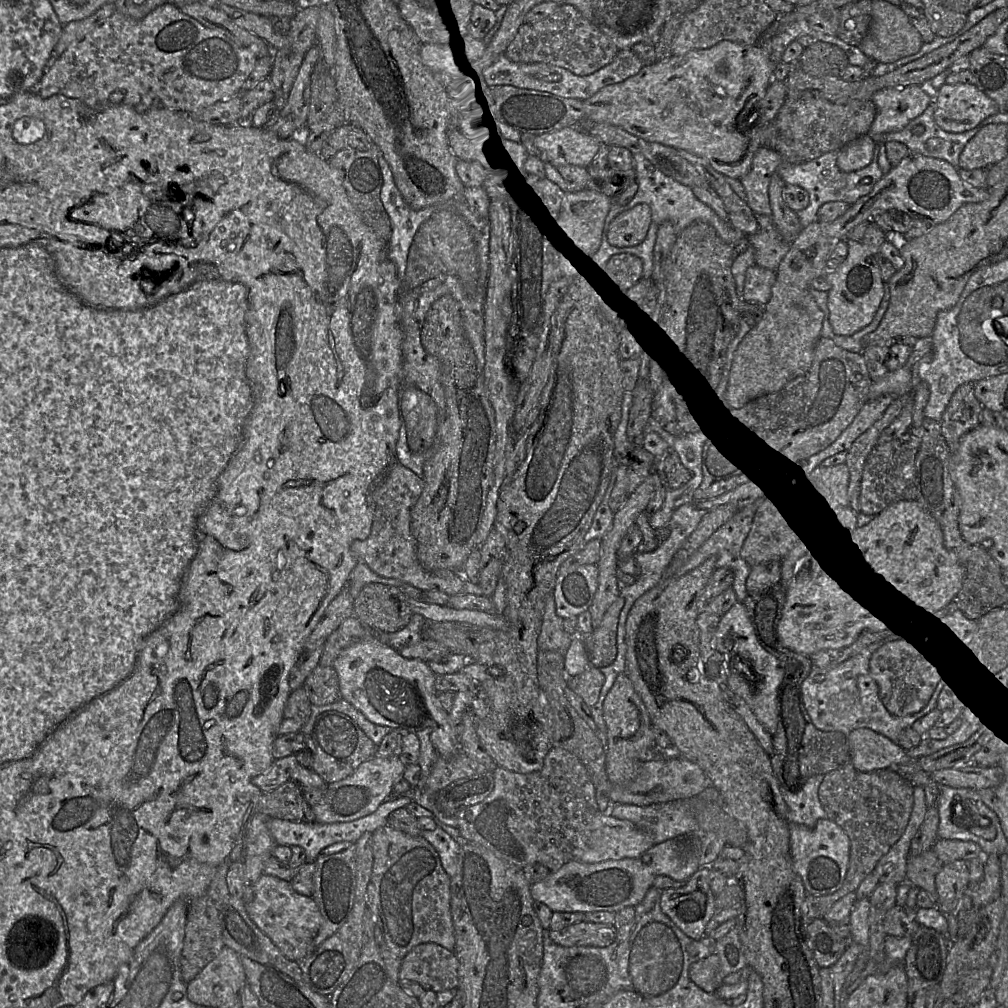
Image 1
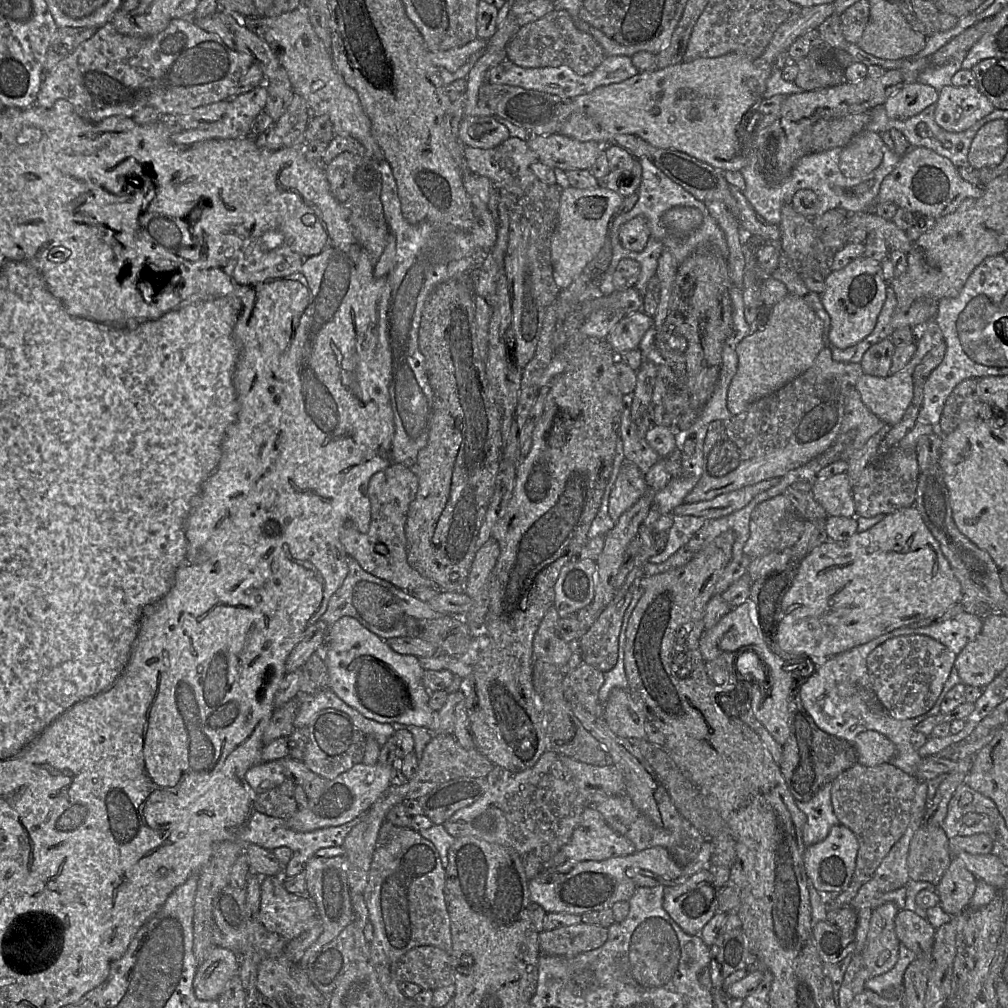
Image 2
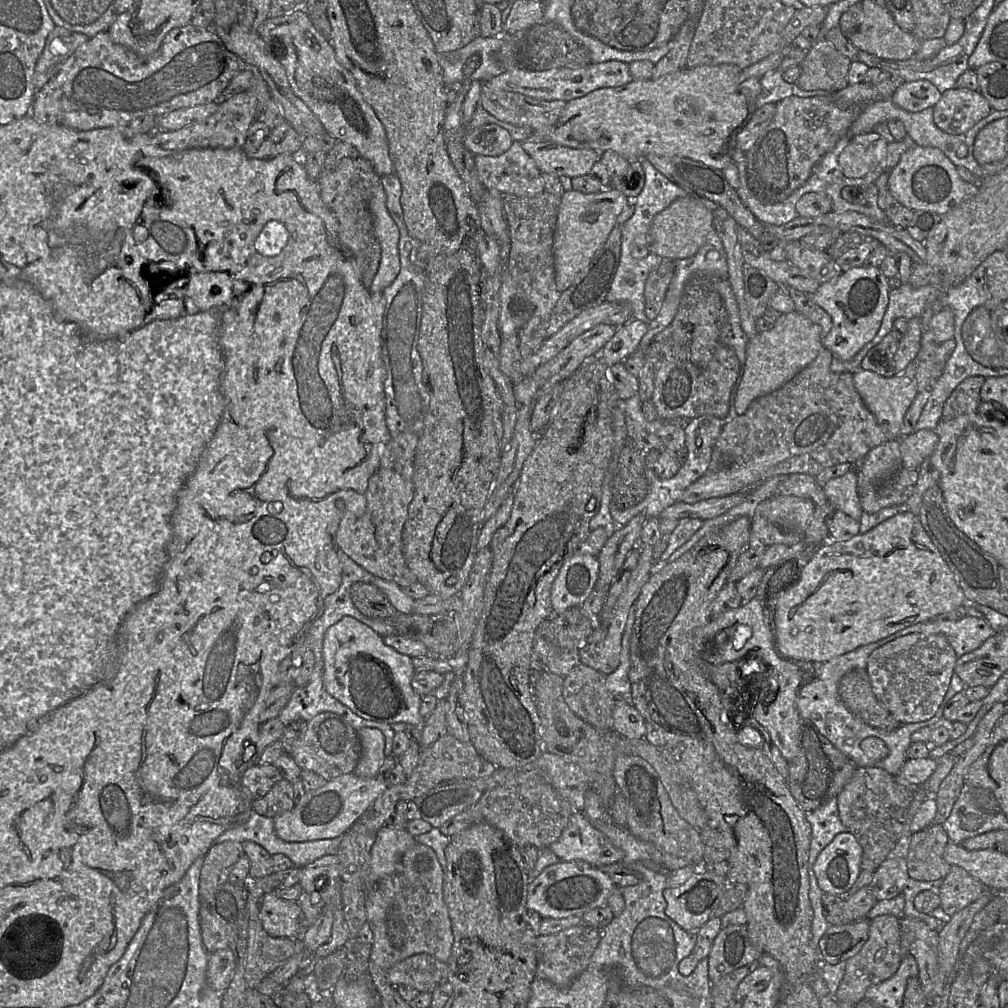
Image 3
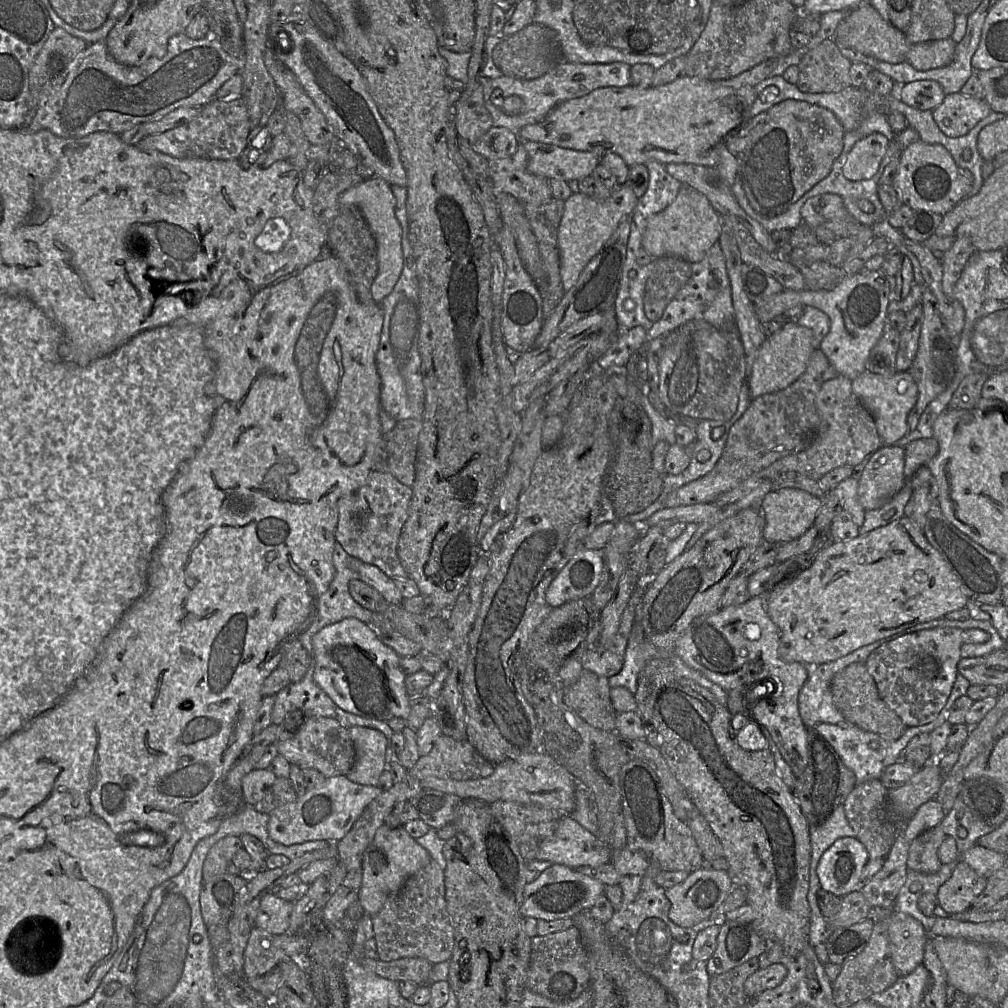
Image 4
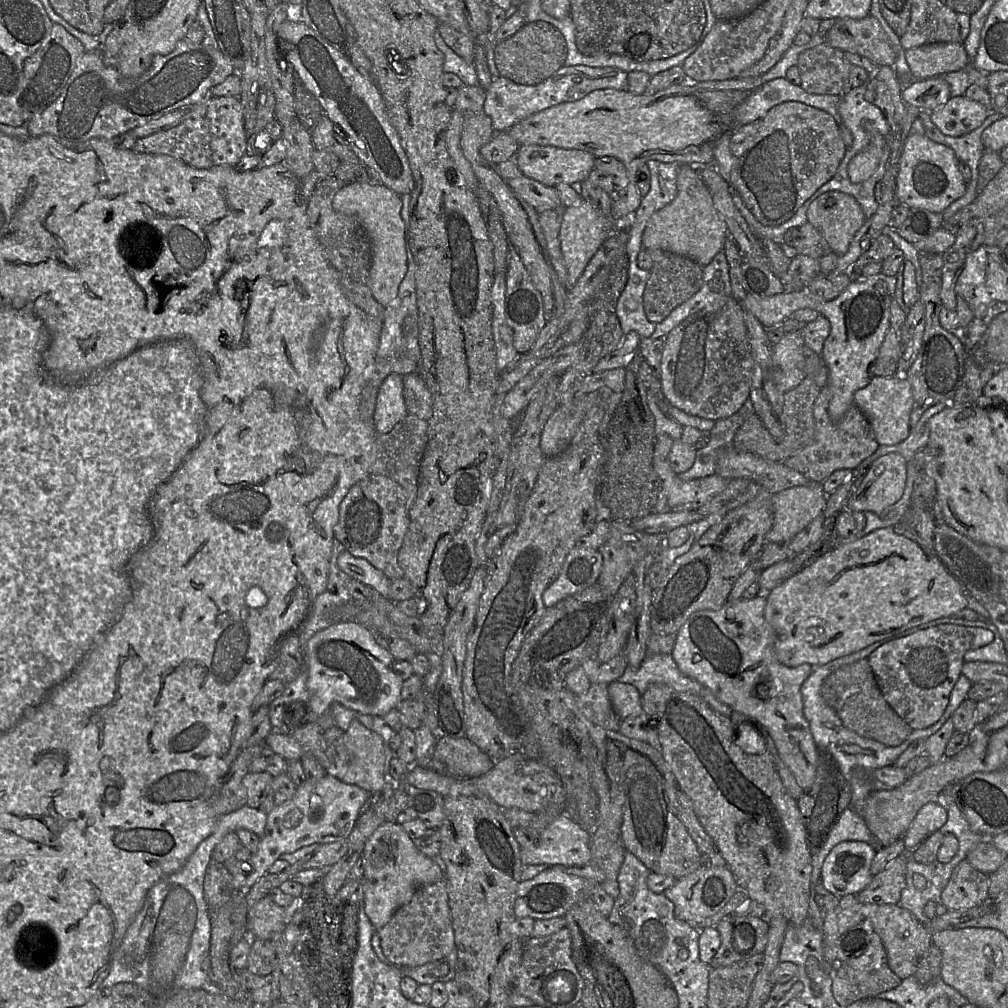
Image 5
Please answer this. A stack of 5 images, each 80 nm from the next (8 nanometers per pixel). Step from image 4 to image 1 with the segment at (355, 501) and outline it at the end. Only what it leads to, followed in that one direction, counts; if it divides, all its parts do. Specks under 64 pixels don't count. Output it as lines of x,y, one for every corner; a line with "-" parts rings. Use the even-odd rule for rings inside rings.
397,463
385,475
373,492
374,519
371,533
365,540
355,540
351,552
373,572
385,578
403,581
421,591
439,590
449,596
473,594
483,596
478,584
450,571
424,569
417,558
417,541
411,532
411,509
424,488
424,481
413,471

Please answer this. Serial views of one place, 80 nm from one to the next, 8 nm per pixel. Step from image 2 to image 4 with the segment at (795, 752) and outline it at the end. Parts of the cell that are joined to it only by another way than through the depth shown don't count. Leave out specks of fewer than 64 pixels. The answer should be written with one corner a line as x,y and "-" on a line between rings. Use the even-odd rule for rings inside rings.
810,731
807,764
803,772
796,778
792,788
792,793
809,827
824,822
838,806
843,805
855,786
854,772
845,766
829,742

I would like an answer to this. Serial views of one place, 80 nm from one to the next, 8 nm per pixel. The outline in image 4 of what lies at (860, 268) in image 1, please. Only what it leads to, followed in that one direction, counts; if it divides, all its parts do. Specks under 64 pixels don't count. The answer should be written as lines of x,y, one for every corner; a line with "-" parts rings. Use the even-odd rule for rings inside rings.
863,268
858,273
848,275
831,291
784,289
756,302
754,309
761,322
769,322
797,305
812,306
826,313
831,320
831,327
822,340
820,349
840,375
853,381
866,371
865,364
870,352
886,330
888,306
891,300
892,292
889,290
886,276
880,270
864,271

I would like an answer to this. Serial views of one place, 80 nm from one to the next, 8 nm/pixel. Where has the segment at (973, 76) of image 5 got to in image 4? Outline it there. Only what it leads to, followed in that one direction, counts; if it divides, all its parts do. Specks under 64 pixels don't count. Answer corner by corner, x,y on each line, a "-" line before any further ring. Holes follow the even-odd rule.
951,38
914,44
907,53
906,61
919,71
941,68
953,60
956,45

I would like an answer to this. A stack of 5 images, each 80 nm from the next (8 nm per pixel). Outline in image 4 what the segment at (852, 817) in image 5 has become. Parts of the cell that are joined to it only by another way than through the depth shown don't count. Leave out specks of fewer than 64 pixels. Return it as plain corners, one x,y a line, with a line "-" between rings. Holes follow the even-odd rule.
843,805
838,806
831,815
818,825
810,825
811,858
810,866
816,869
822,854
839,838
855,837
855,831
850,826

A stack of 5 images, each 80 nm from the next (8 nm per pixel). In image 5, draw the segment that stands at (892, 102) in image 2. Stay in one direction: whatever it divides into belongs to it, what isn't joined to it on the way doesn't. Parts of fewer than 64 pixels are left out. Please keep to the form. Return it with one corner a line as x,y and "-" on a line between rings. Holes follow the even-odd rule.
942,76
925,80
912,80
904,84
901,91
903,100
919,110
933,112
951,98
949,84

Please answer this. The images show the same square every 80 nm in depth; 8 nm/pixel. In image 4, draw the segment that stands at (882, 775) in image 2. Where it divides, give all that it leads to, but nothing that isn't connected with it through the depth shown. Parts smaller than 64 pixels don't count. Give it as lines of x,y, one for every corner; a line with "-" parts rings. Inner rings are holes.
872,779
856,784
843,803
846,818
855,831
855,837
865,846
870,859
885,858
899,834
899,825
905,825
905,819
890,810
889,790
880,779

